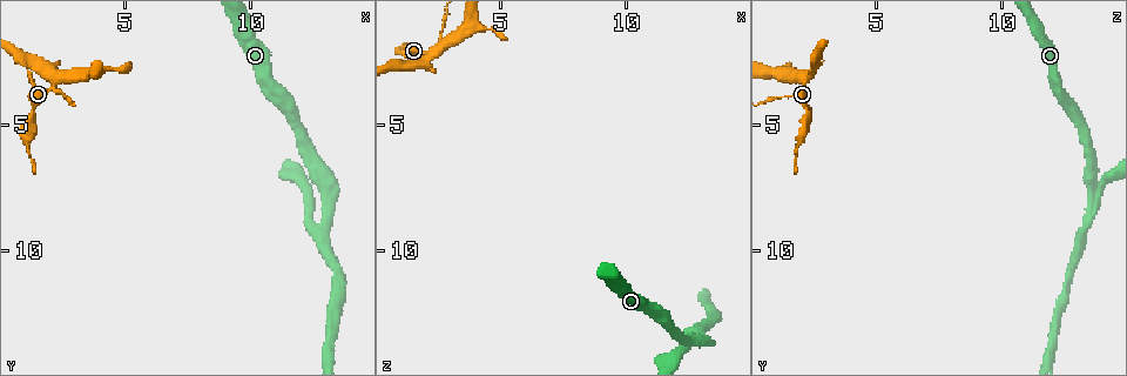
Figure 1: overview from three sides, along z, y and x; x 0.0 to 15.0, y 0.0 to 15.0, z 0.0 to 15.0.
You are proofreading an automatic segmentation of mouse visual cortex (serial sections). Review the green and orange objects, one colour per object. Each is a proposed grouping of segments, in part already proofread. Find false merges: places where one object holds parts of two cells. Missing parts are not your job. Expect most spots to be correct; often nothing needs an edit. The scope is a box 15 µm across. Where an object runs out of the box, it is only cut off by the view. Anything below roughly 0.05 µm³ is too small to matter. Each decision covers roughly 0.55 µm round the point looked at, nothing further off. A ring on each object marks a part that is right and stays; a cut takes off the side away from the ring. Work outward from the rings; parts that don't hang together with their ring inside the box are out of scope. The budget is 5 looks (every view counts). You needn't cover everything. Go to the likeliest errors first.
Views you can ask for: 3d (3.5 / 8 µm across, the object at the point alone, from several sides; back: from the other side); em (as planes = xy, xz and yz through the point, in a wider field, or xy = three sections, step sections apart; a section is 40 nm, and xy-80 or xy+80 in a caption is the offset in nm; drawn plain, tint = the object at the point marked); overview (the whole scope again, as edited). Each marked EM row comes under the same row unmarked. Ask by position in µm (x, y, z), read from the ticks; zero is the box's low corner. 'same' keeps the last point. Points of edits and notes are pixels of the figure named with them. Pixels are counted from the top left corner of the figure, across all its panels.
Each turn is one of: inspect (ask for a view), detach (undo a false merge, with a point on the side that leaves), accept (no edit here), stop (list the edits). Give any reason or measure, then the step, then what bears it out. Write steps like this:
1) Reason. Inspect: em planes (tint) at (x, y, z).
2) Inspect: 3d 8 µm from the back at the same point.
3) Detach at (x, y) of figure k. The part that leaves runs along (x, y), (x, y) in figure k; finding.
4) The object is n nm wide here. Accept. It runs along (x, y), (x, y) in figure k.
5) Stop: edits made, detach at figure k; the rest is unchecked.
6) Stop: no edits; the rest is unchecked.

Side arm on a straight run. Inspect: 3d 3.5 µm from the back at (12.9, 9.3, 13.2).

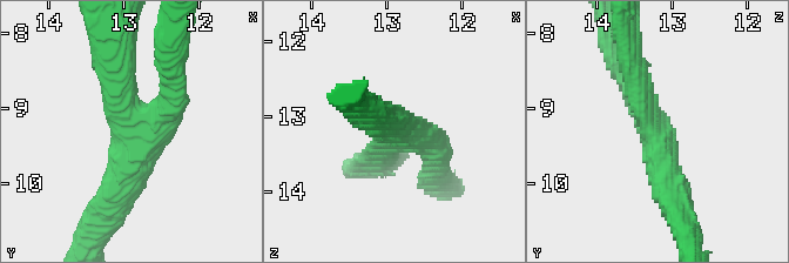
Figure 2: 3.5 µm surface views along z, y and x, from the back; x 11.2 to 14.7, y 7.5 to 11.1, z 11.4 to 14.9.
3 arms meet here; the arms are 300, 400, 450 nm wide; now the EM. Inspect: em xy step 2 (tint) at (12.85, 9.20, 13.25).

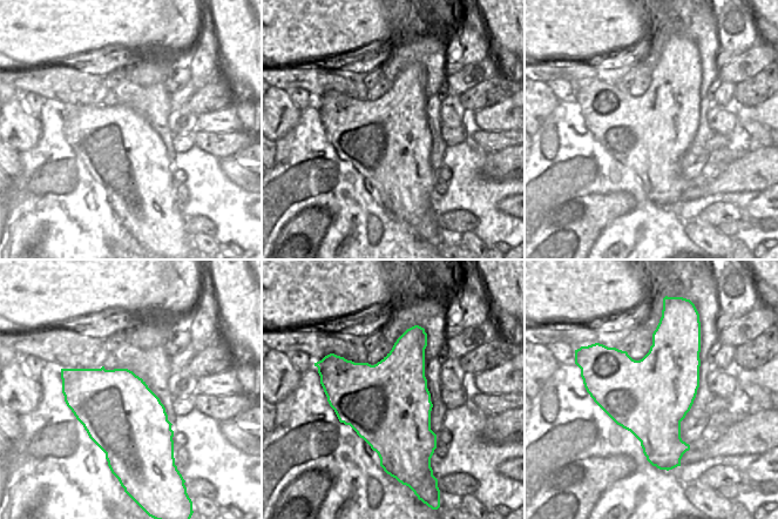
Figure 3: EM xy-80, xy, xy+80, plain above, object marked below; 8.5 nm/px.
Accept. It runs along (628, 58), (674, 199) in figure 2; all the same cell.

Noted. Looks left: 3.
Abrupt turn. Inspect: 3d 3.5 µm from the back at (3.9, 2.8, 1.2).

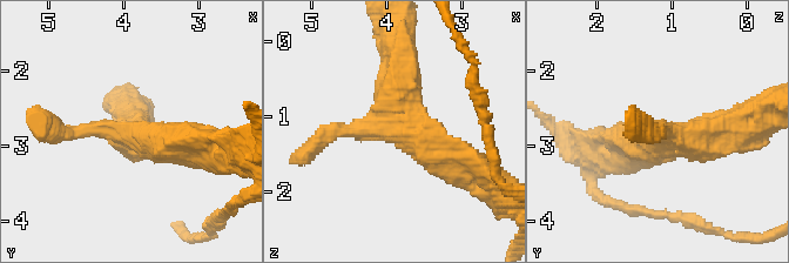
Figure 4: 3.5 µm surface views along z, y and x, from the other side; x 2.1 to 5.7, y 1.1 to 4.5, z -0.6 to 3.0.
Inspect: em planes (tint) at (3.95, 2.85, 1.15).

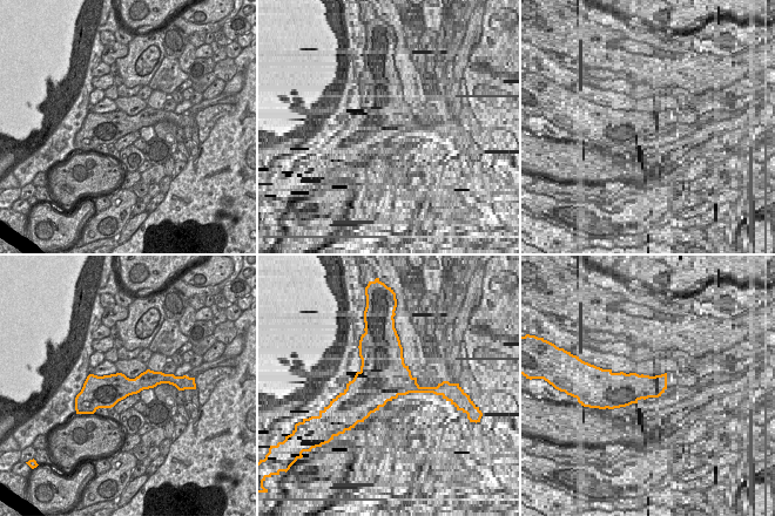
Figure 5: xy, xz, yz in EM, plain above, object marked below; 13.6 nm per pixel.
The arms are 200, 450, 450 nm wide. Accept. It runs along (454, 166), (390, 127), (397, 52) in figure 4; all the same cell.

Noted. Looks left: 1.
Stop: no edits; the rest is unchecked.

